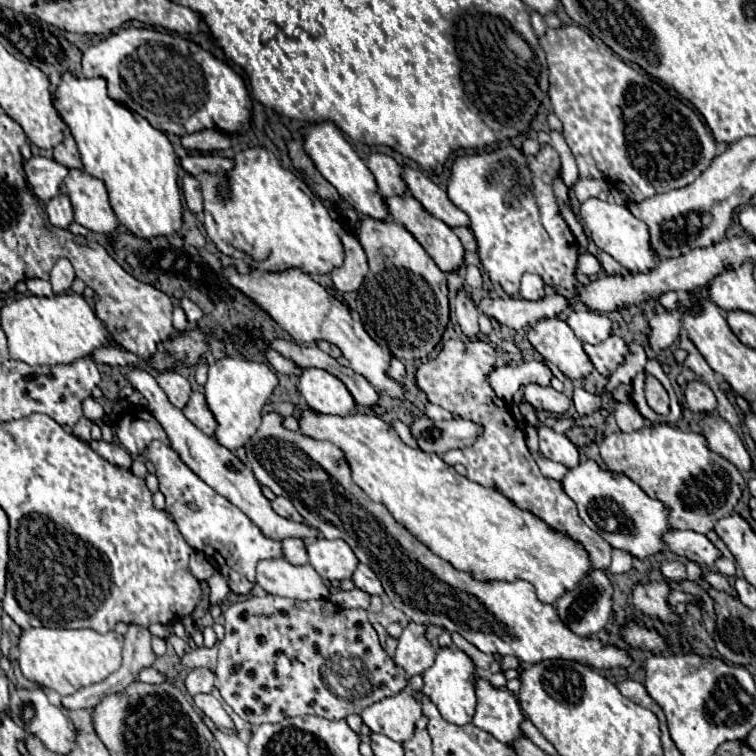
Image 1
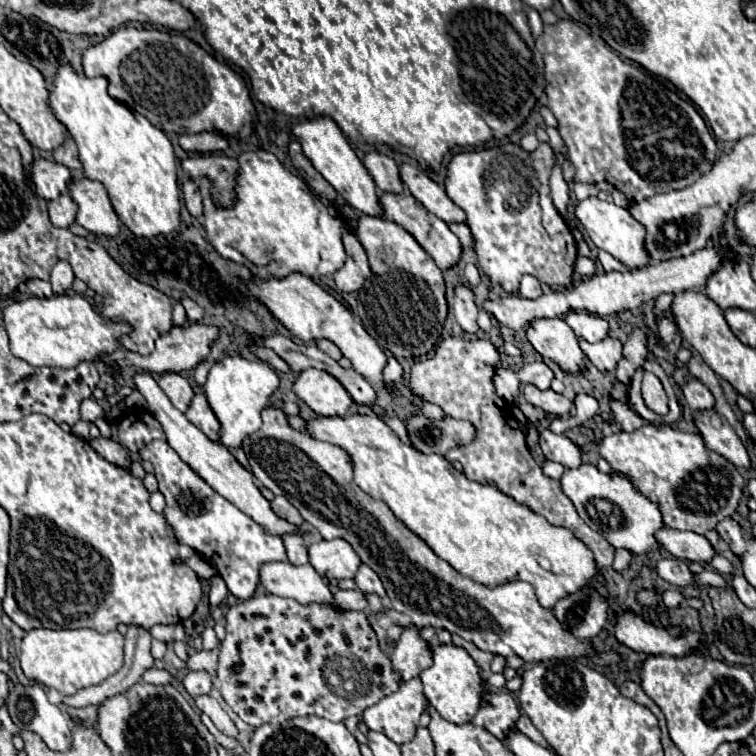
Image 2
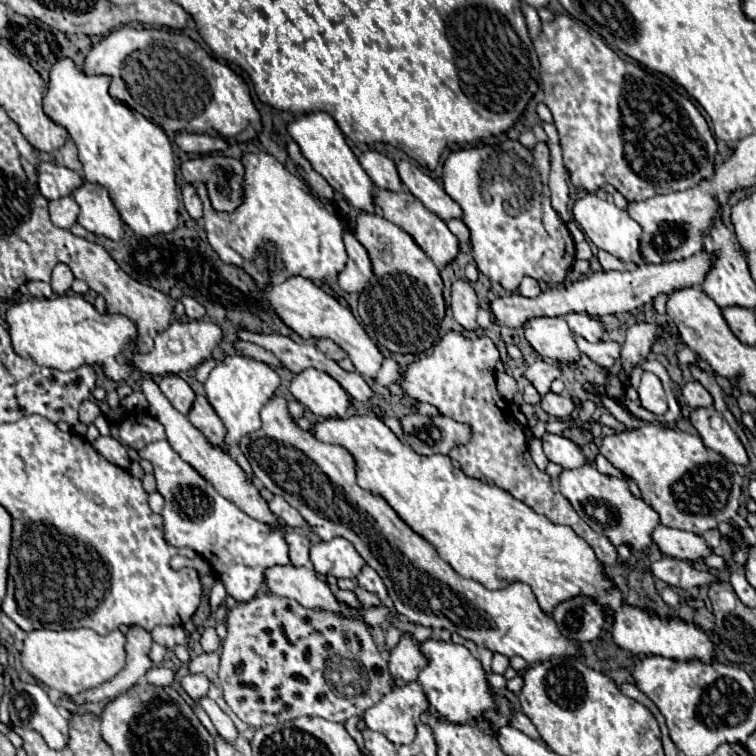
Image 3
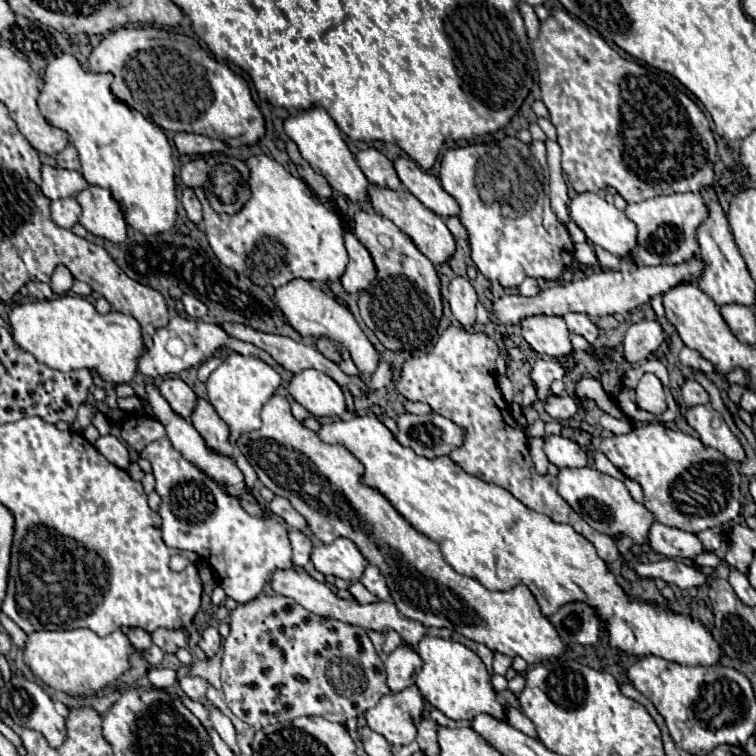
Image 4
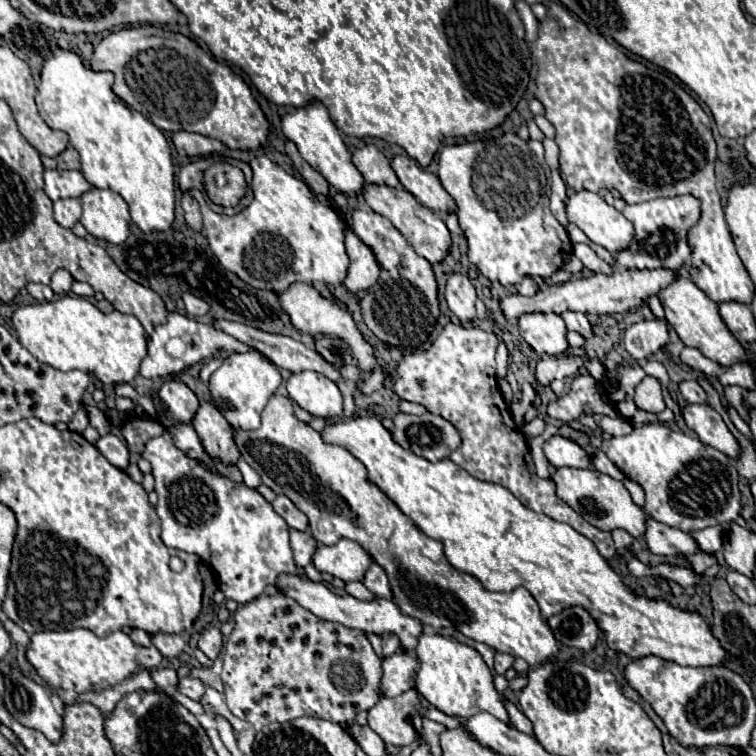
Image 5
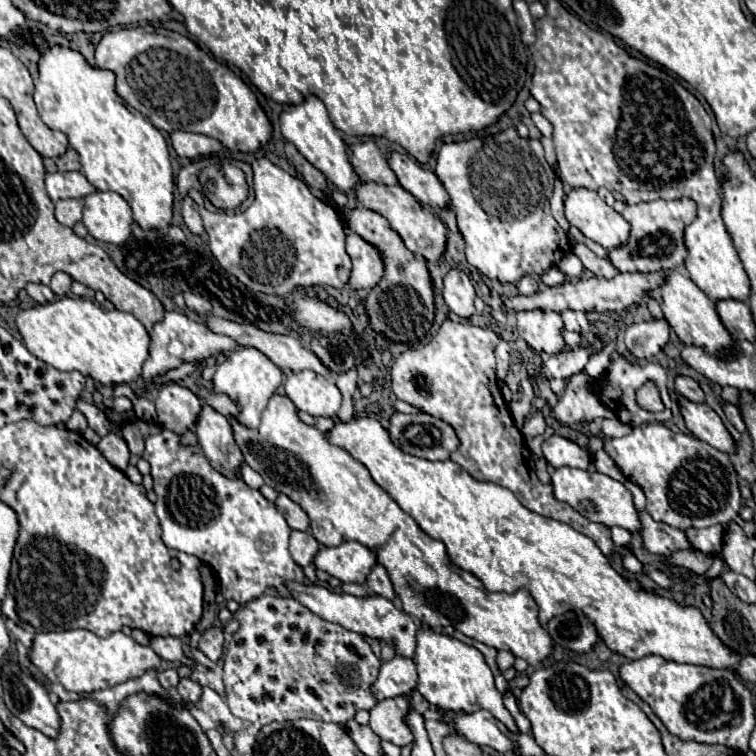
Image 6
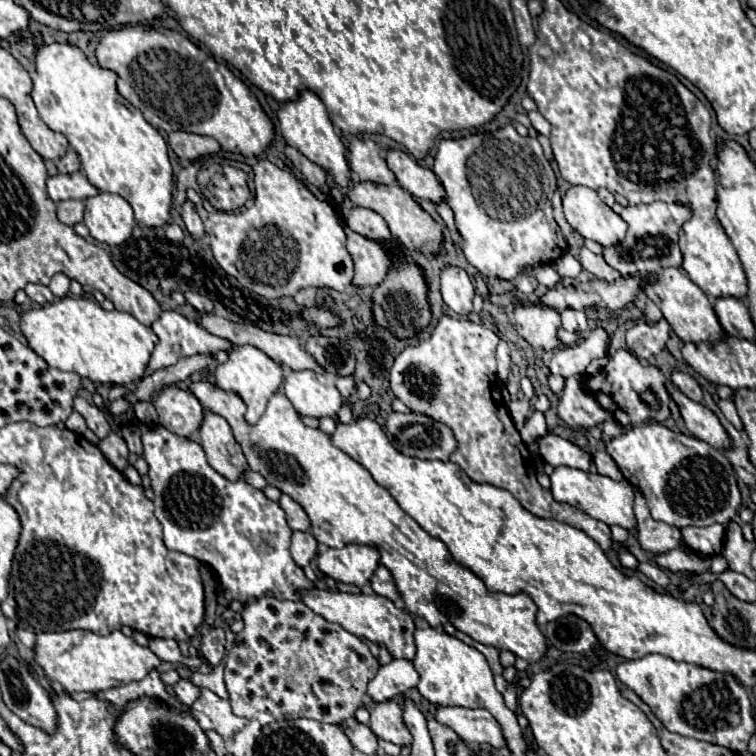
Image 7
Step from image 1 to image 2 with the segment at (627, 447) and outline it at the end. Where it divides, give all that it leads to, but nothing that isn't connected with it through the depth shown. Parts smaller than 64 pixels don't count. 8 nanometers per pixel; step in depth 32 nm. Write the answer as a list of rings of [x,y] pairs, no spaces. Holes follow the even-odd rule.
[[[644,424],[642,428],[634,432],[618,432],[612,436],[606,436],[600,442],[600,456],[608,460],[608,464],[630,478],[630,482],[654,504],[658,504],[662,520],[668,528],[678,530],[692,530],[696,534],[706,534],[708,530],[714,530],[720,520],[732,518],[738,508],[738,500],[742,496],[744,478],[738,472],[738,468],[728,462],[724,456],[708,450],[704,446],[702,436],[692,436],[682,430],[674,430],[666,424]]]

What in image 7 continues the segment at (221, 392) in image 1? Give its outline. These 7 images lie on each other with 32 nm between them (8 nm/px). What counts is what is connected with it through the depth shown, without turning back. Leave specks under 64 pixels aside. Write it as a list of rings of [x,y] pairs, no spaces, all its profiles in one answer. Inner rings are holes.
[[[234,346],[228,360],[216,368],[216,384],[222,390],[232,390],[242,396],[242,400],[246,402],[246,408],[248,408],[246,420],[250,424],[256,424],[256,420],[264,414],[264,410],[268,406],[268,398],[280,388],[282,378],[284,378],[282,366],[276,364],[268,354],[264,354],[262,350],[258,350],[254,346]]]

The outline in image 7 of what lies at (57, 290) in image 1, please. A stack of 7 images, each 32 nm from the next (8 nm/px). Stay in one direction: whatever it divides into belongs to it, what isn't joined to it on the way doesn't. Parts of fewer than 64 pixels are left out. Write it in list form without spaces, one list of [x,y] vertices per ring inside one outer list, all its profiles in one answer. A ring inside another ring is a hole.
[[[56,274],[56,276],[52,278],[52,282],[48,284],[48,288],[50,288],[50,292],[52,292],[54,296],[58,296],[58,298],[64,298],[64,296],[68,294],[70,280],[68,280],[64,274]]]

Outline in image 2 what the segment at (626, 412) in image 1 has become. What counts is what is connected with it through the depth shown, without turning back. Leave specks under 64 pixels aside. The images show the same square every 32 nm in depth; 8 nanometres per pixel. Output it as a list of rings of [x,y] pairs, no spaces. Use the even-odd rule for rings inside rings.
[[[610,400],[608,404],[610,404],[610,410],[612,410],[616,422],[622,426],[624,432],[632,432],[632,430],[636,430],[636,428],[642,426],[644,420],[640,416],[636,416],[636,412],[632,412],[628,404],[618,402],[618,400]]]

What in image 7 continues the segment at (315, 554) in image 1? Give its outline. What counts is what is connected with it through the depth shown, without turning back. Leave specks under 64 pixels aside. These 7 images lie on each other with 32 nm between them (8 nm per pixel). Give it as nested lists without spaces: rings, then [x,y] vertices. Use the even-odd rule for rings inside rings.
[[[344,546],[328,548],[318,554],[318,568],[322,574],[334,578],[336,582],[354,584],[358,588],[368,588],[372,572],[380,566],[380,552],[368,546]]]

